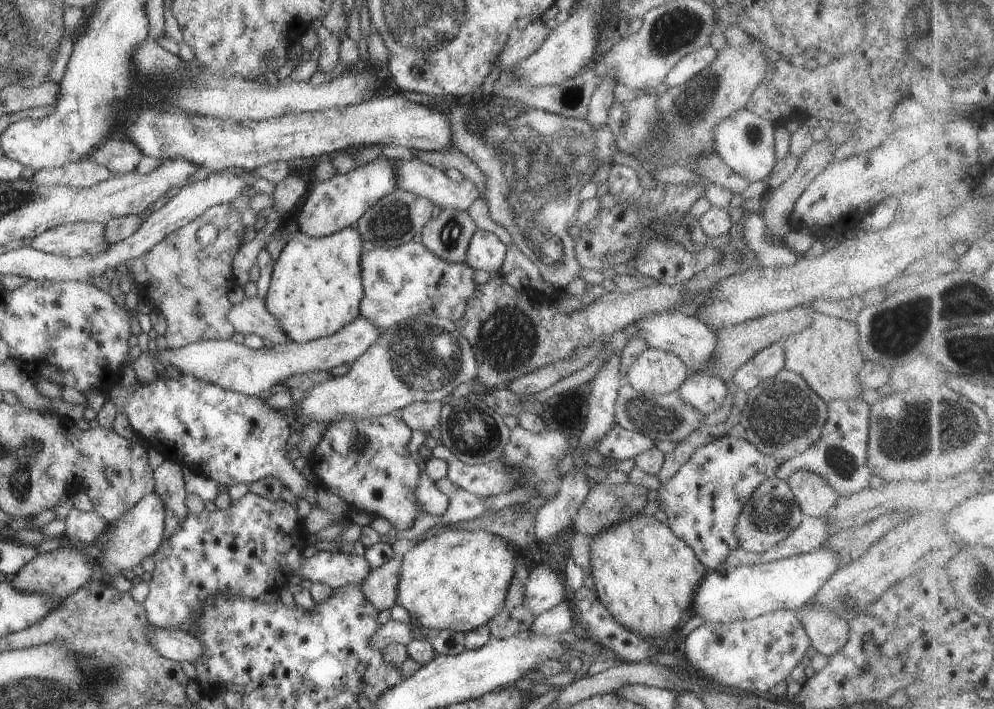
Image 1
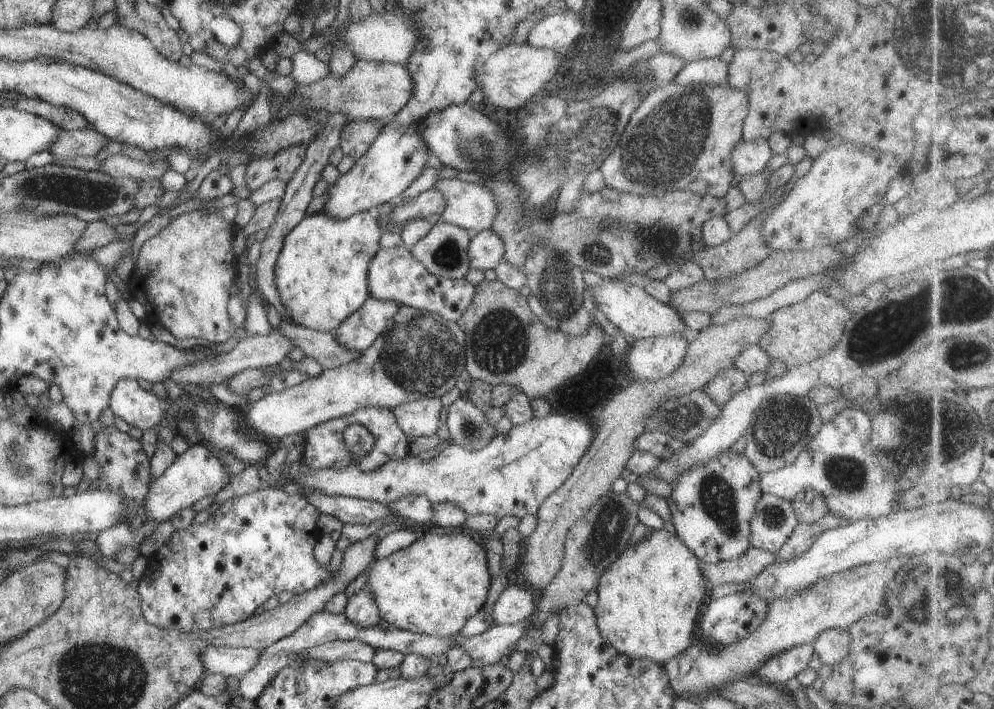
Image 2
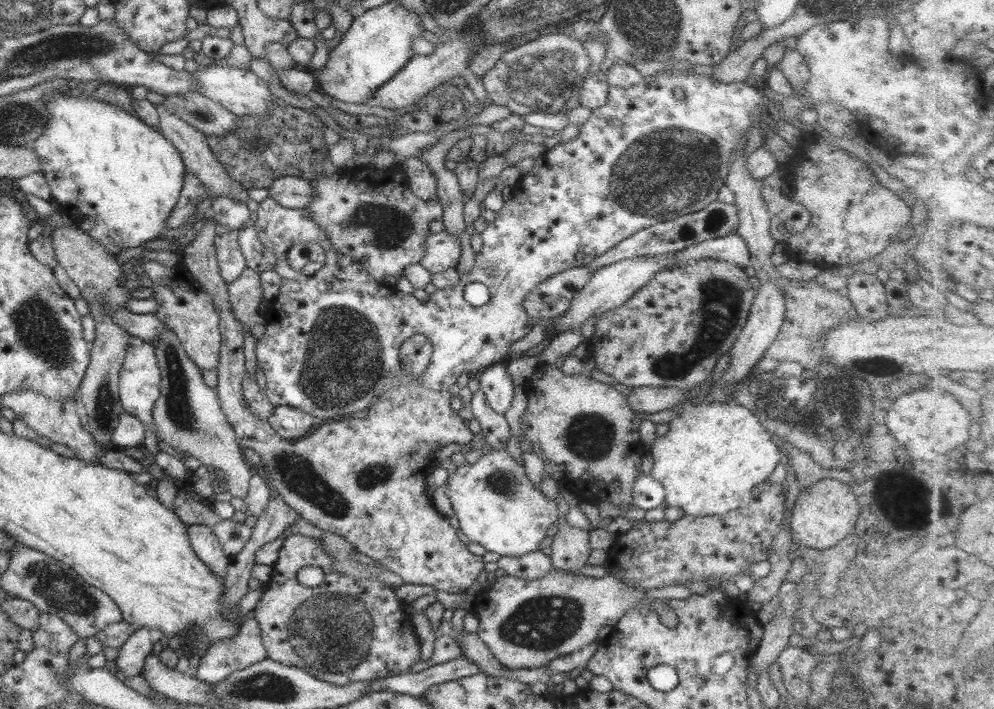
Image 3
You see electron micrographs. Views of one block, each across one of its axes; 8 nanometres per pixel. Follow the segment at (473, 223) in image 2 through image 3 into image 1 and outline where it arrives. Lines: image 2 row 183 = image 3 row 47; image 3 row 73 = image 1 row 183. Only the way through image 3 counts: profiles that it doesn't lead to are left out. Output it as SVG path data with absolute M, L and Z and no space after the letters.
M414 158L412 161L394 160L396 189L425 198L439 209L463 211L479 197L475 186L464 179L451 181L435 167Z

